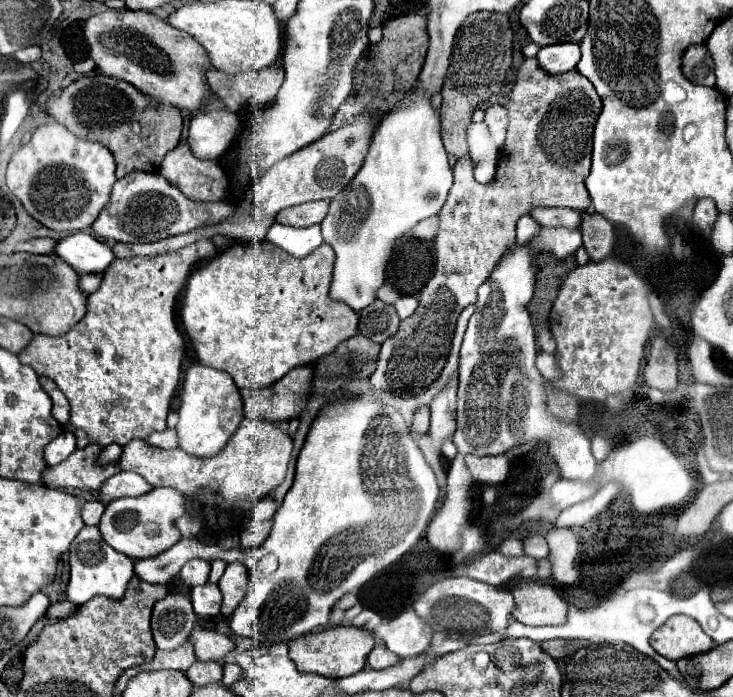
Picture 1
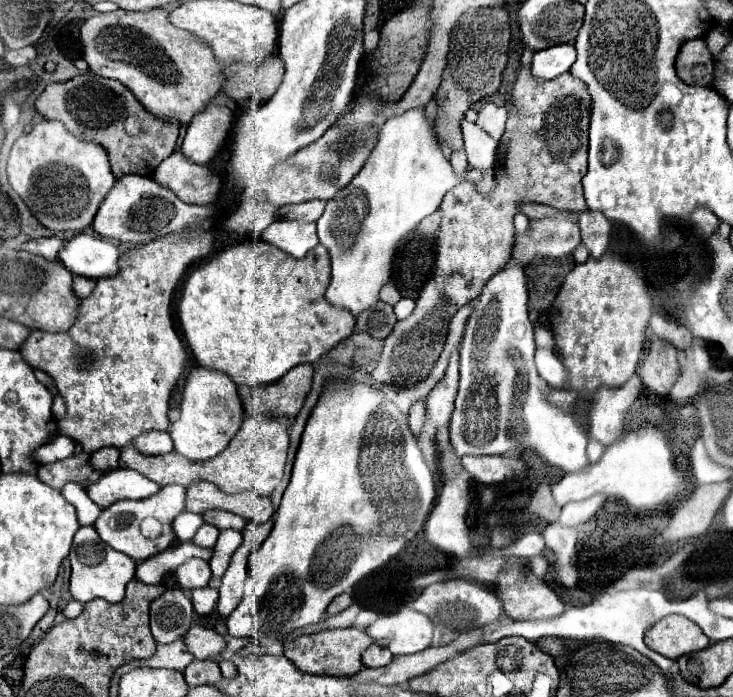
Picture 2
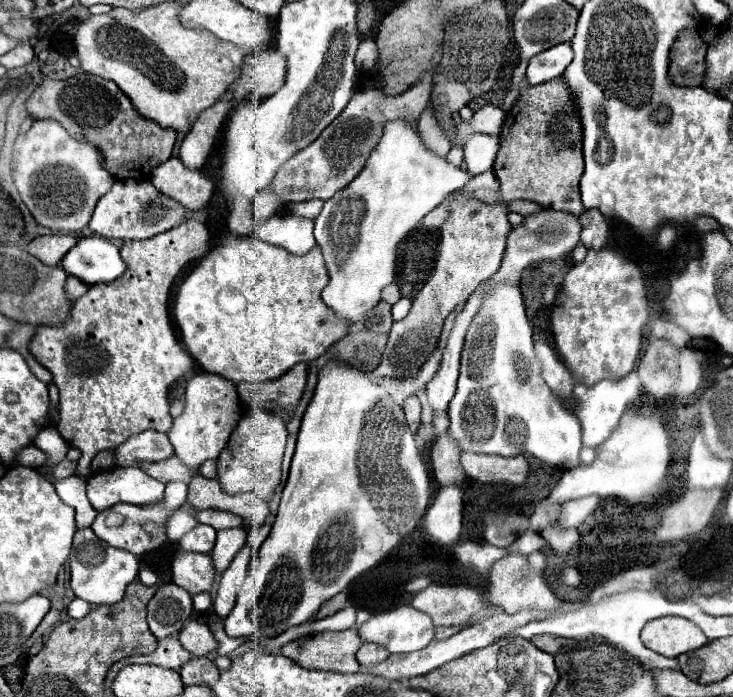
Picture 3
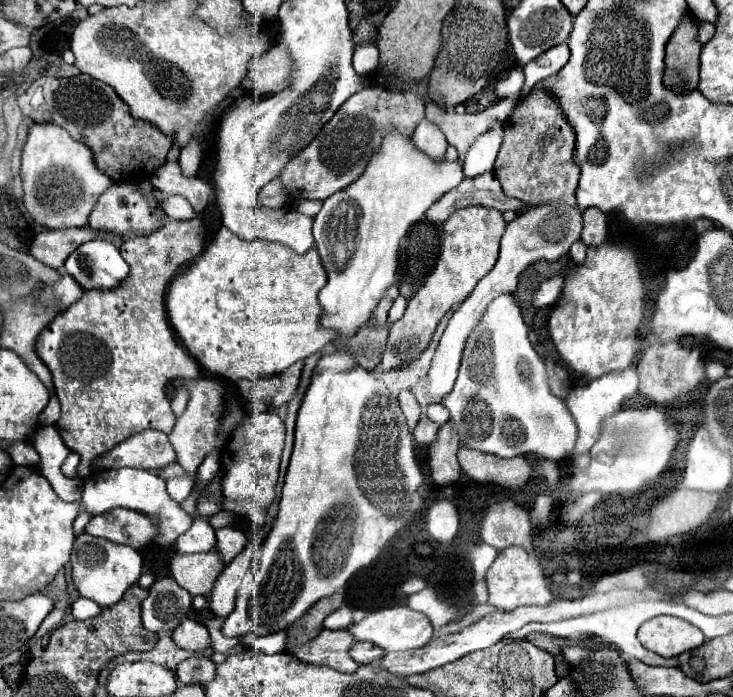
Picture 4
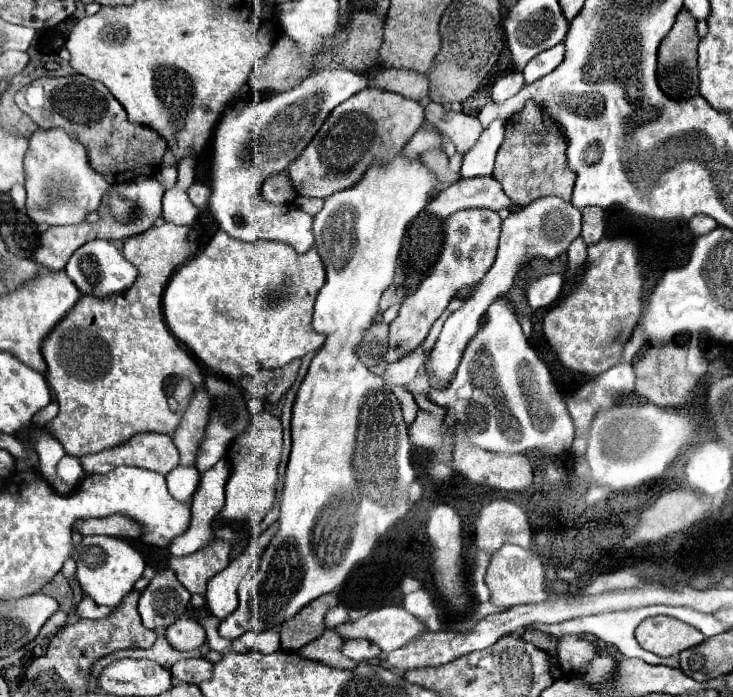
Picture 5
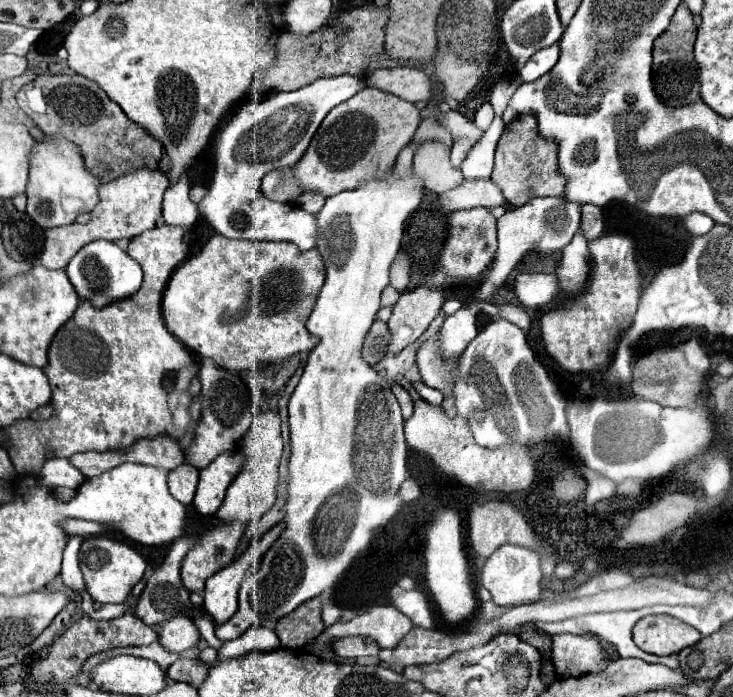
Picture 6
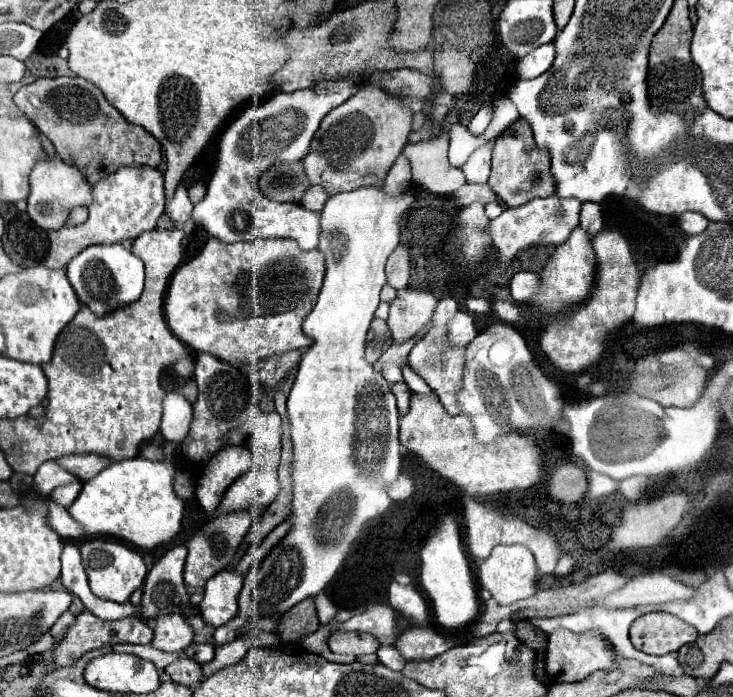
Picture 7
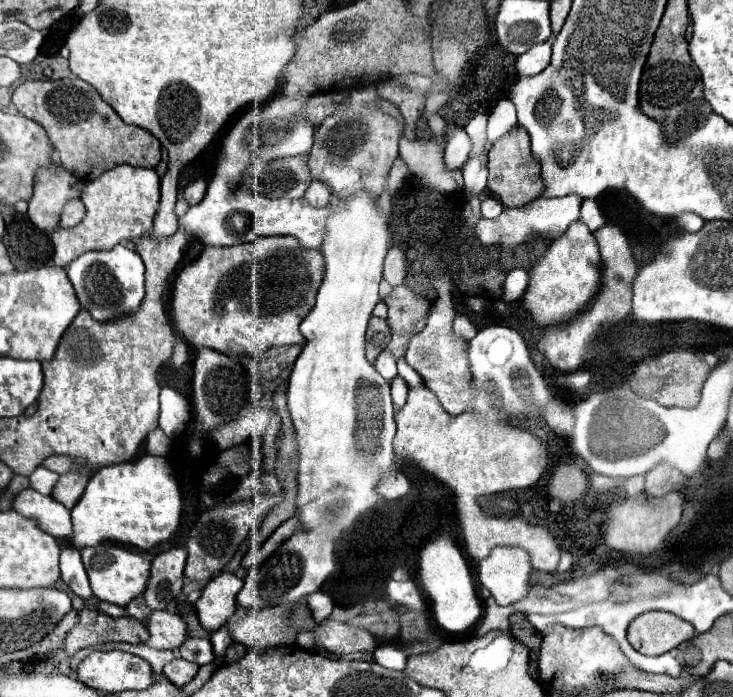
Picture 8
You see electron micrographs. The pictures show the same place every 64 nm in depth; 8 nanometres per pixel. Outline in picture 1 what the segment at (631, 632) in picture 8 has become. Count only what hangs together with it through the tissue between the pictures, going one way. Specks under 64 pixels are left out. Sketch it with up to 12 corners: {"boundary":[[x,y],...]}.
{"boundary":[[672,616],[652,634],[650,646],[680,660],[714,646],[700,624]]}

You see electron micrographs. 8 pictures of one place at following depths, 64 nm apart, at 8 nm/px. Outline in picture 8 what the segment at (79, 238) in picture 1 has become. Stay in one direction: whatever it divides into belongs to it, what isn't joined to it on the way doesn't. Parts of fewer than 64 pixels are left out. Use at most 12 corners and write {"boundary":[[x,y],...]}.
{"boundary":[[126,246],[86,252],[66,268],[98,322],[134,314],[144,262]]}

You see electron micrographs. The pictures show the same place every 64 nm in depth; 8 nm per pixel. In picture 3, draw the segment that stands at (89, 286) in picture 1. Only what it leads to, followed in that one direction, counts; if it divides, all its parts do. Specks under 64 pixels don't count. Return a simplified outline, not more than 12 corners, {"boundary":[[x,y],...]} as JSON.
{"boundary":[[66,278],[64,292],[68,300],[78,300],[88,286]]}

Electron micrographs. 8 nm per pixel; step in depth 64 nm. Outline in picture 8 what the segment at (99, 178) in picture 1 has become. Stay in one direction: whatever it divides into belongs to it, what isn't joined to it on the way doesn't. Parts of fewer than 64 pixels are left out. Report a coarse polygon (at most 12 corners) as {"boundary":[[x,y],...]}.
{"boundary":[[40,168],[28,202],[32,224],[58,226],[62,206],[80,198],[68,170]]}

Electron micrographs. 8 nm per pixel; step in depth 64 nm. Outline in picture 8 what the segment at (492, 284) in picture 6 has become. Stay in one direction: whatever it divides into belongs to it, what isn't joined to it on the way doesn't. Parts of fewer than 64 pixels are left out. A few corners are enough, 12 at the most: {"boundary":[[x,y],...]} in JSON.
{"boundary":[[536,198],[478,220],[484,246],[558,238],[580,218],[582,198]]}

